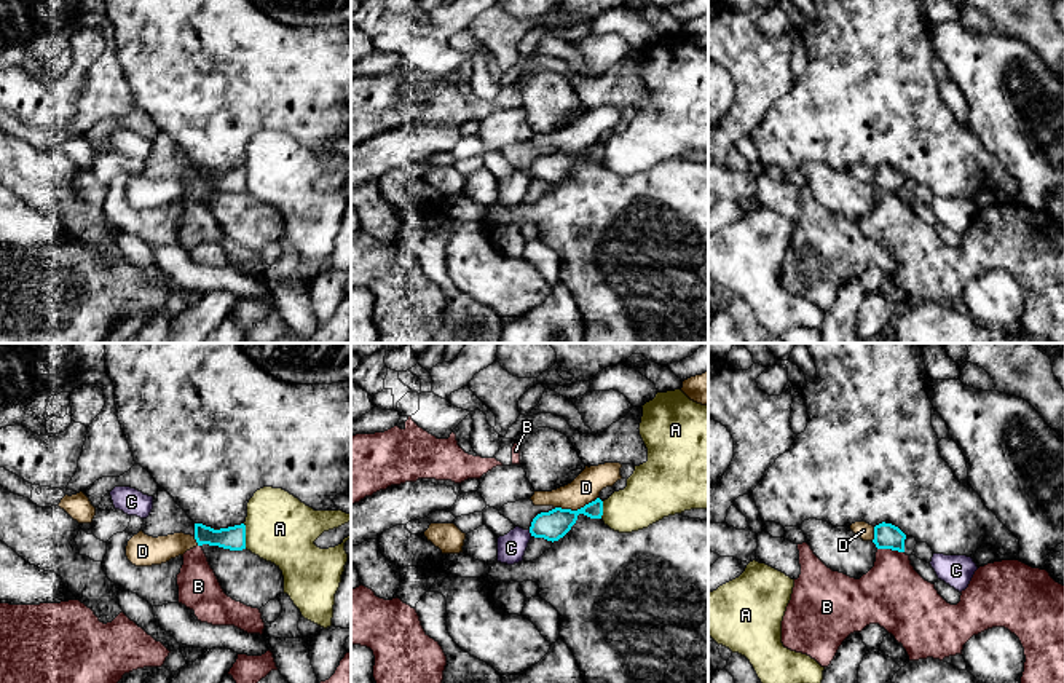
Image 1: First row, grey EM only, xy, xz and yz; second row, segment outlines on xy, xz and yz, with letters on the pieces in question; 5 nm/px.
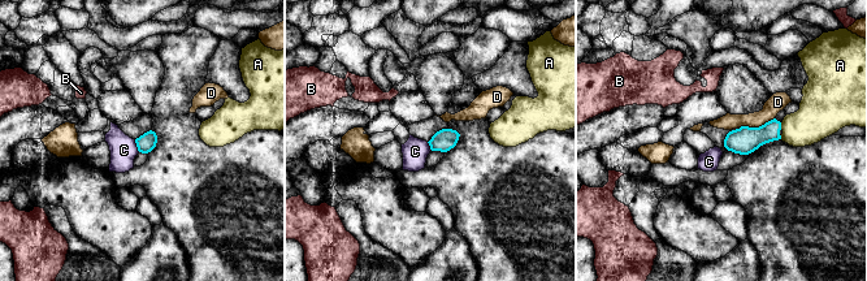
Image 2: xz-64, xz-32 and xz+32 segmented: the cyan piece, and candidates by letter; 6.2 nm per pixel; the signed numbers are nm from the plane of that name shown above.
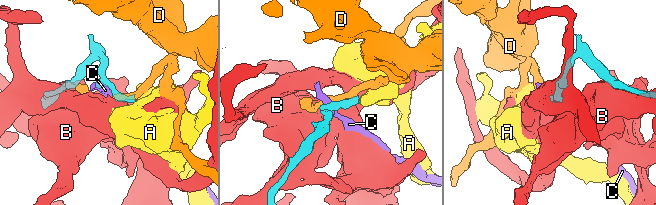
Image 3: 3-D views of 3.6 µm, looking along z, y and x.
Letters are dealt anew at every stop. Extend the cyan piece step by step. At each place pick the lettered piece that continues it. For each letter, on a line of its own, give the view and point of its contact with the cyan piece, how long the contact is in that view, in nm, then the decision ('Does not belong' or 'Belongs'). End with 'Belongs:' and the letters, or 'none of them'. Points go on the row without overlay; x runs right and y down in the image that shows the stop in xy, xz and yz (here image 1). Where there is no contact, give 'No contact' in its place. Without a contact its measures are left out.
A: Touches cyan at xy (244, 179). Shared border 130 nm. Does not belong
B: Touches cyan at yz (890, 190). Shared border 140 nm. Does not belong
C: Touches cyan at xz (530, 174). Shared border 40 nm. Does not belong
D: Touches cyan at xz (578, 152). Shared border 220 nm. Does not belong
Belongs: none of them

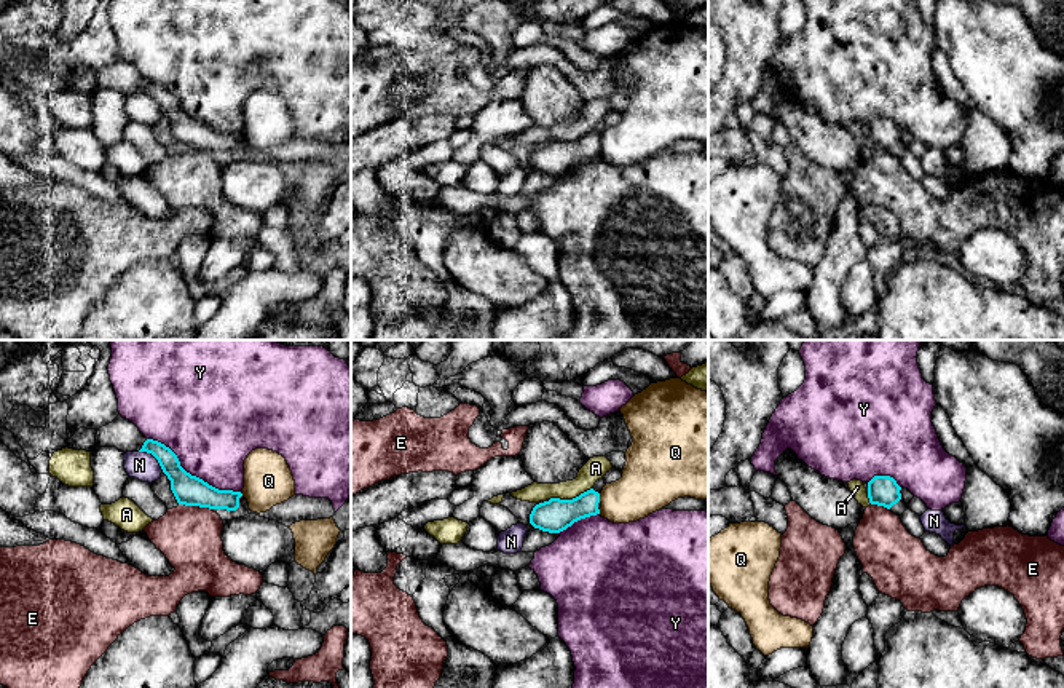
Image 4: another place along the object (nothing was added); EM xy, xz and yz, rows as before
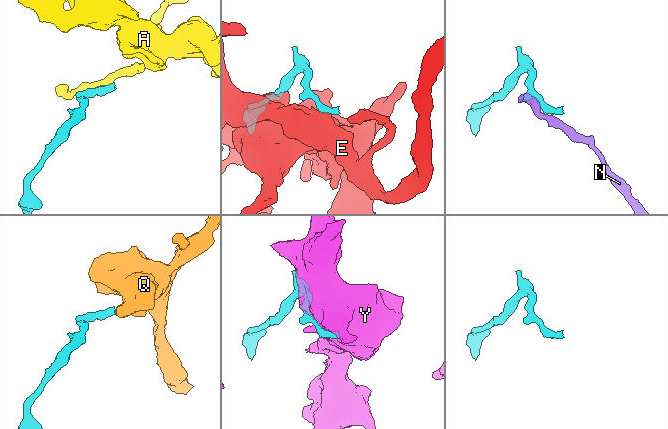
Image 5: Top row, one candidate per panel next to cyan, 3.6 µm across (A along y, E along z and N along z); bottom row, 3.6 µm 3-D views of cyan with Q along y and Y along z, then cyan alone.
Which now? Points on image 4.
A: Touches cyan at xz (570, 142). Shared border 220 nm. Does not belong
E: Touches cyan at xy (195, 147). Shared border 170 nm. Does not belong
N: Touches cyan at xy (153, 98). Shared border 170 nm. Does not belong
Q: Touches cyan at xz (598, 141). Shared border 50 nm. Does not belong
Y: Touches cyan at xy (190, 117). Shared border 550 nm. Does not belong
Belongs: none of them

